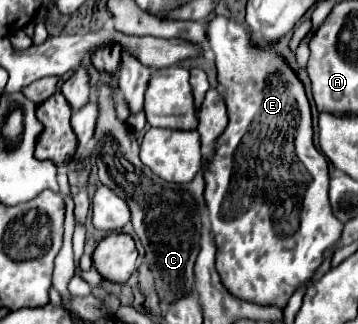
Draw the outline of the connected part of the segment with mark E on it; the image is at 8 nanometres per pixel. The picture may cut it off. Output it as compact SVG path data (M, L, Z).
M216 16L212 22L208 22L206 30L208 30L208 44L210 44L212 52L216 54L218 82L226 88L224 102L228 106L228 126L218 136L218 142L214 142L214 156L202 166L202 174L204 174L204 182L206 182L204 198L206 198L206 208L208 208L210 226L212 226L214 244L216 244L216 272L218 272L222 284L226 286L226 290L232 296L236 296L238 300L248 300L248 302L254 302L254 304L260 304L260 306L286 308L290 296L300 286L306 286L314 278L314 272L322 264L324 250L334 246L340 240L340 234L342 234L342 222L338 222L338 218L334 218L330 202L328 202L328 182L330 182L330 178L328 178L328 160L324 158L324 154L320 154L316 150L314 140L312 140L312 134L314 134L312 132L312 114L310 114L310 102L308 102L304 84L300 82L298 74L288 66L284 56L276 54L274 48L254 50L254 46L250 46L248 30L242 24L238 24L230 18Z

